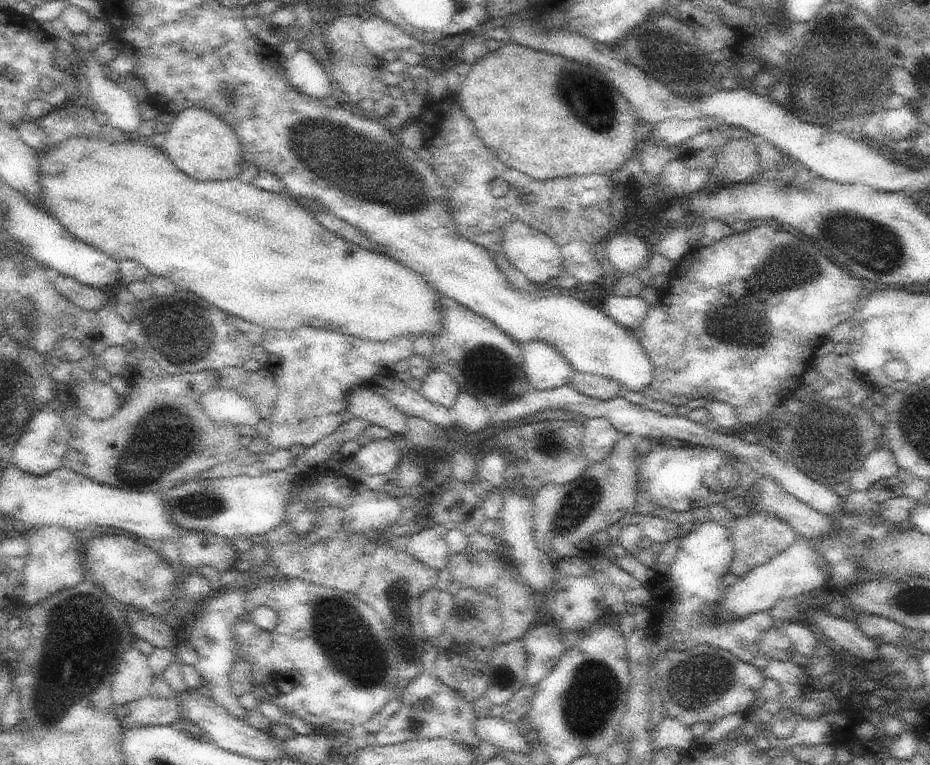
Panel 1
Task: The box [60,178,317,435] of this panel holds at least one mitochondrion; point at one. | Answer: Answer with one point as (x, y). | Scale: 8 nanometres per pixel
(179, 330)

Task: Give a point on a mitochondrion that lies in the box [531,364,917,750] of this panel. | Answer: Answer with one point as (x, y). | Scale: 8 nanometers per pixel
(825, 442)

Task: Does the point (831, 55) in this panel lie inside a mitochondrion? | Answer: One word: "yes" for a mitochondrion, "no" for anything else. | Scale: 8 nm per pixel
yes

